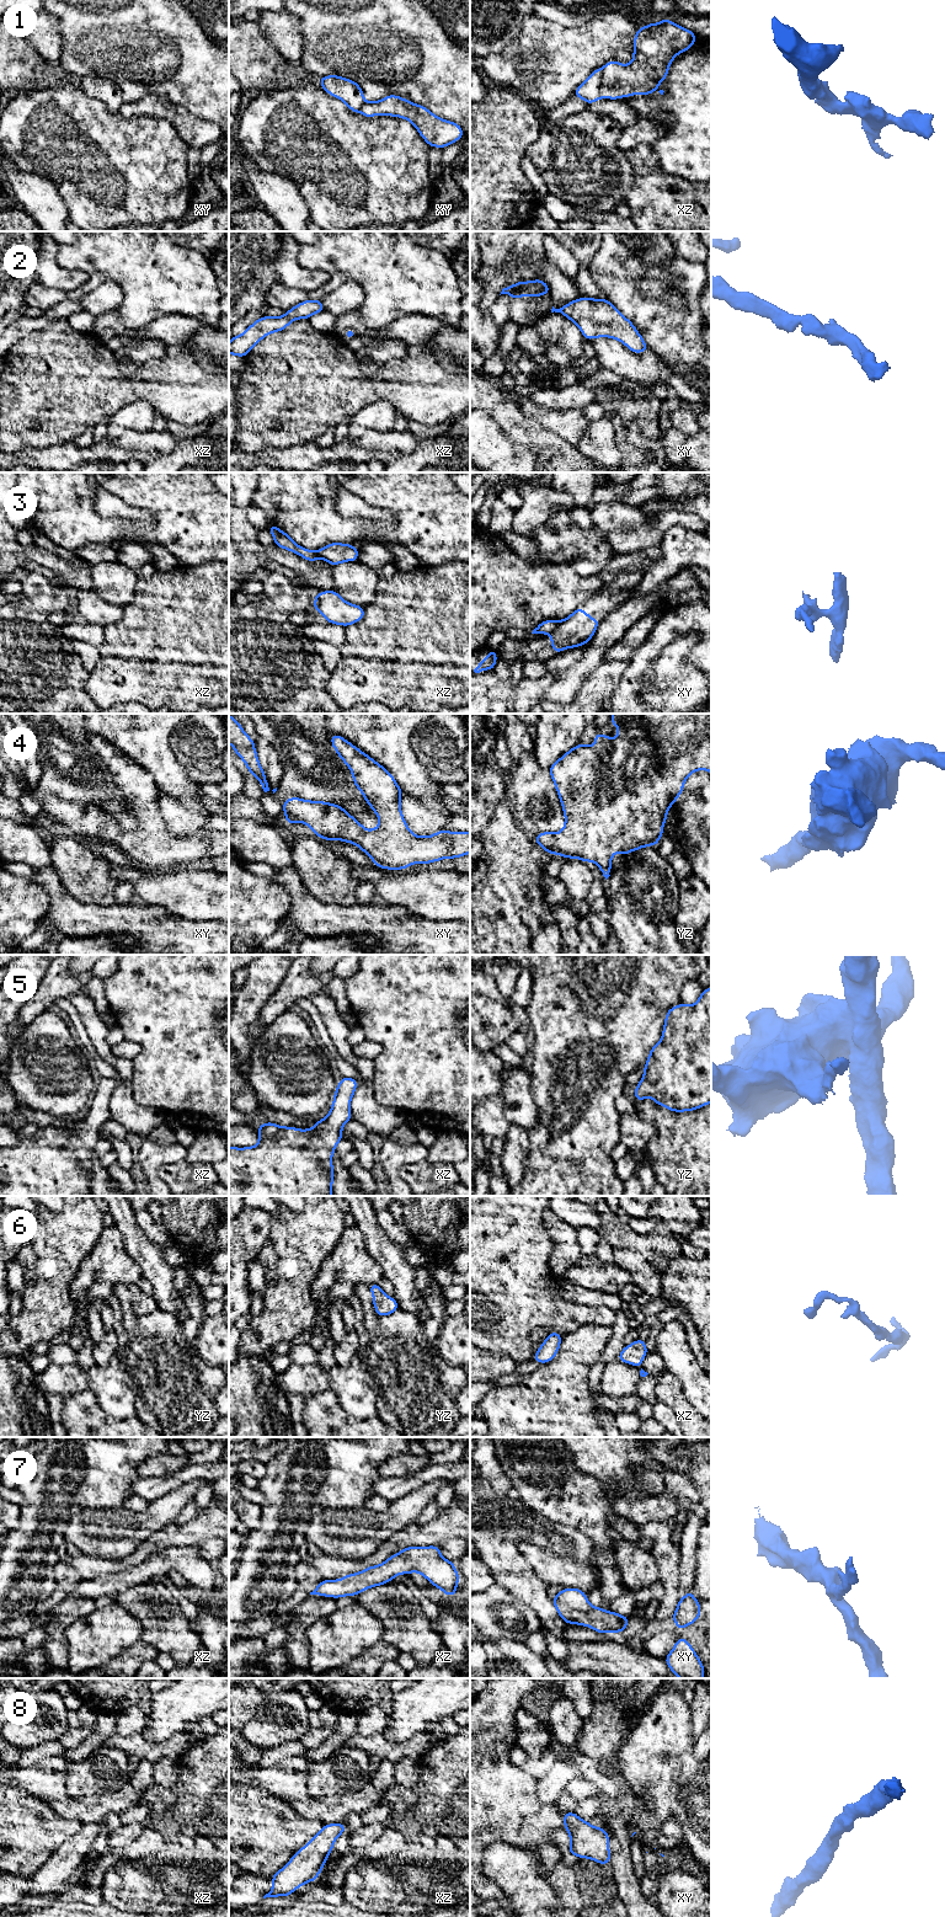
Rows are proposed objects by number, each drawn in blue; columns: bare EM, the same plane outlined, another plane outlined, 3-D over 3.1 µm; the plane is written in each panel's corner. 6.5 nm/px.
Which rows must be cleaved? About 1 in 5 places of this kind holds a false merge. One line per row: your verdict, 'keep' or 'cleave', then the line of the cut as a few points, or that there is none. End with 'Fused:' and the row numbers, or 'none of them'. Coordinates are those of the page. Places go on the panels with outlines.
1: cleave; cut xz (602, 68), (601, 96)
2: keep; cut none
3: cleave; cut xy (558, 621), (558, 626), (550, 634)
4: keep; cut none
5: keep; cut none
6: keep; cut none
7: keep; cut none
8: keep; cut none
Fused: 1, 3

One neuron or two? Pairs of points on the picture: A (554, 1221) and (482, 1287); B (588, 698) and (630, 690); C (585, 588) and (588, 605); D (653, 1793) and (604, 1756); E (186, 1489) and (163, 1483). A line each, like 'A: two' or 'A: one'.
A: two
B: two
C: two
D: two
E: two

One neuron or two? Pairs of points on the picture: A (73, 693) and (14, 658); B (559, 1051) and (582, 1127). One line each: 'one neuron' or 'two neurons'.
A: one neuron
B: one neuron

